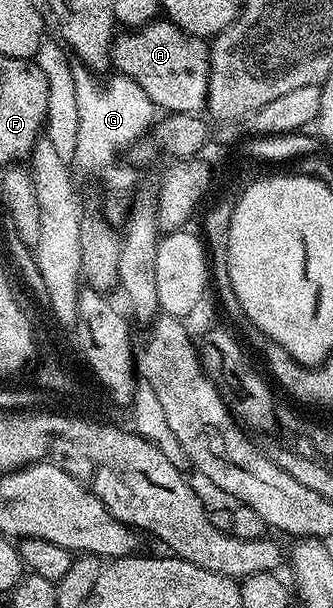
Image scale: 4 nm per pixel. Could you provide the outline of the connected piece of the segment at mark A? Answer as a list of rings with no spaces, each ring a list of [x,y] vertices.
[[[168,19],[150,21],[136,31],[118,32],[113,42],[111,61],[118,74],[139,83],[151,103],[166,114],[197,115],[206,108],[209,95],[209,45]]]

